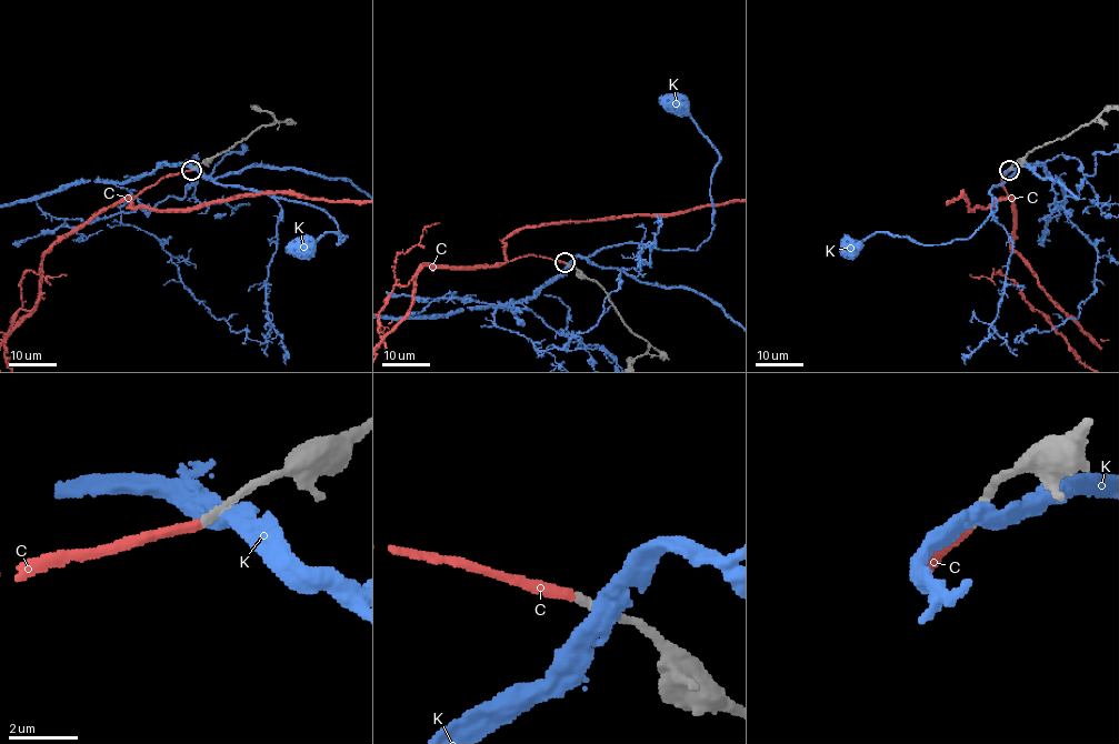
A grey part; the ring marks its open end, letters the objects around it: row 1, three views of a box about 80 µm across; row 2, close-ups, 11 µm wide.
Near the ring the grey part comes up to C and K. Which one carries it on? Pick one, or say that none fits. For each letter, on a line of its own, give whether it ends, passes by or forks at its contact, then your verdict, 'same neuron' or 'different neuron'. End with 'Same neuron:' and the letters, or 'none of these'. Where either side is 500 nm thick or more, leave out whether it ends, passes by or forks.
C: it ends there; same neuron
K: different neuron
Same neuron: C

